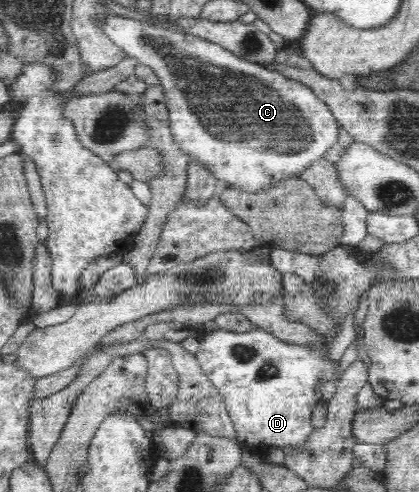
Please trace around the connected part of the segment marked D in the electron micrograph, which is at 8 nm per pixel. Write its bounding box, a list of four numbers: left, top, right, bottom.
[194,327,341,448]

